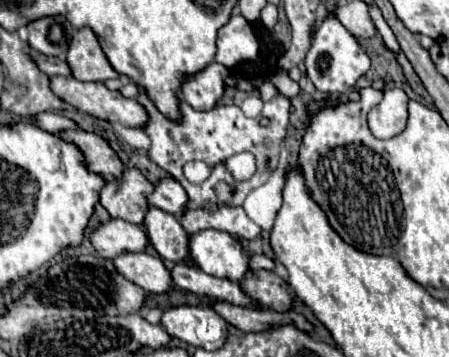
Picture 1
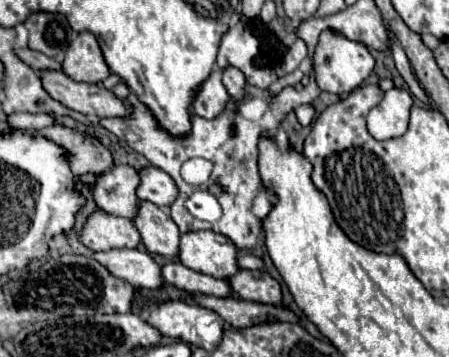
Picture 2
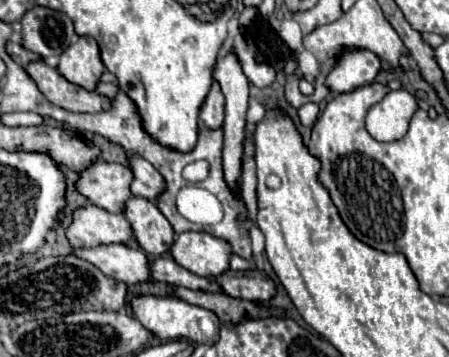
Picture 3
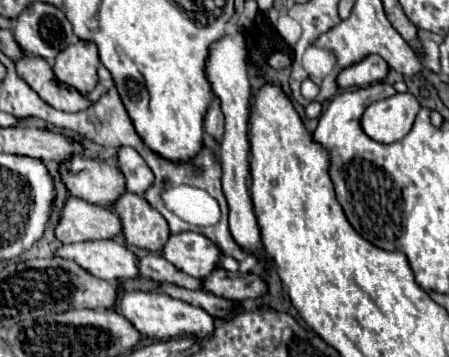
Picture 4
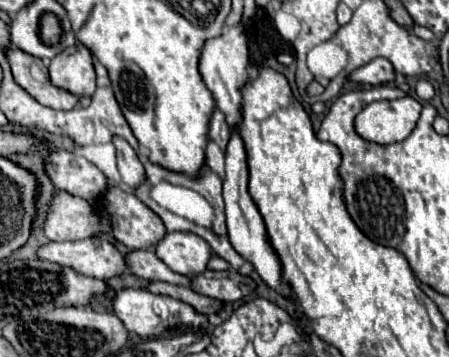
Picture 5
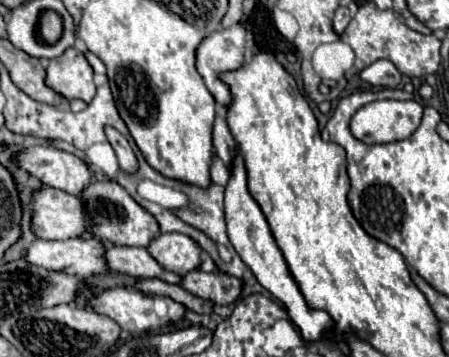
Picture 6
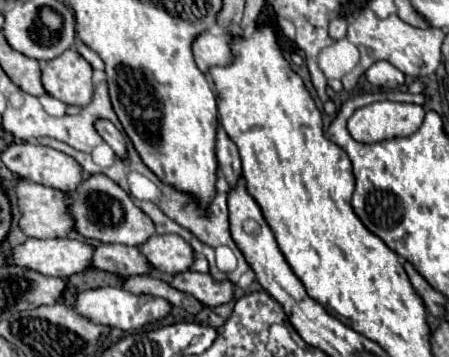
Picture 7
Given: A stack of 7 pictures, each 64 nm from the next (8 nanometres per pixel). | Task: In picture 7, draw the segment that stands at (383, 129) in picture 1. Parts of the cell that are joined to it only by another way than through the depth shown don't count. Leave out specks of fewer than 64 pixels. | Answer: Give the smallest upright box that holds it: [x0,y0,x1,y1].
[348,102,424,144]

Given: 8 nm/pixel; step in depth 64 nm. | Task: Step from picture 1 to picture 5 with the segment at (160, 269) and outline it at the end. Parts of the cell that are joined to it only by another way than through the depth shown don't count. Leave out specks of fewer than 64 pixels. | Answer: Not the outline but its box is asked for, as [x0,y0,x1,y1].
[38,236,128,280]

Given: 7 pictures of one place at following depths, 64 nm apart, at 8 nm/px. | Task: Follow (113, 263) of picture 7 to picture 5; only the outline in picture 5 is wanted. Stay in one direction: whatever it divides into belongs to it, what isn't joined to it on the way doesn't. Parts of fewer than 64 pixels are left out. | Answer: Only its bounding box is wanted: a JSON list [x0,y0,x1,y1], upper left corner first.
[126,250,190,286]

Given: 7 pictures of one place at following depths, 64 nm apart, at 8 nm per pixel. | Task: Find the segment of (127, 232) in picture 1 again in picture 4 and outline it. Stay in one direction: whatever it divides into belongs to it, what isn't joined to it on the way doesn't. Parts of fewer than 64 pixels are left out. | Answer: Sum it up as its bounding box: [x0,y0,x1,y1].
[56,198,122,244]

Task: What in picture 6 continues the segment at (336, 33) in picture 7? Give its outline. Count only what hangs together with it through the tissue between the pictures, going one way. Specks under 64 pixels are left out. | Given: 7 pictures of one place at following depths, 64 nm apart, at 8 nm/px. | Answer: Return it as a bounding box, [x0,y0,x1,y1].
[334,6,350,34]

